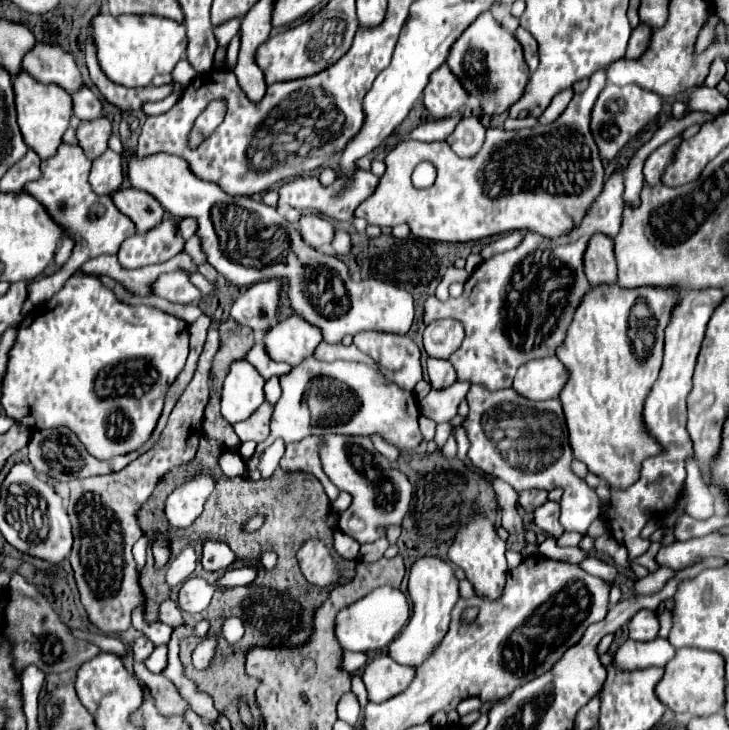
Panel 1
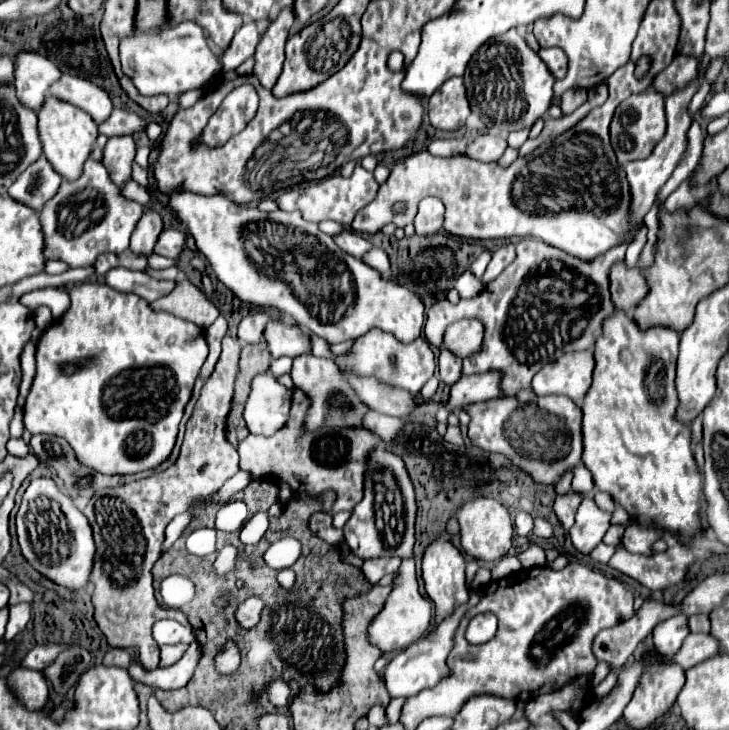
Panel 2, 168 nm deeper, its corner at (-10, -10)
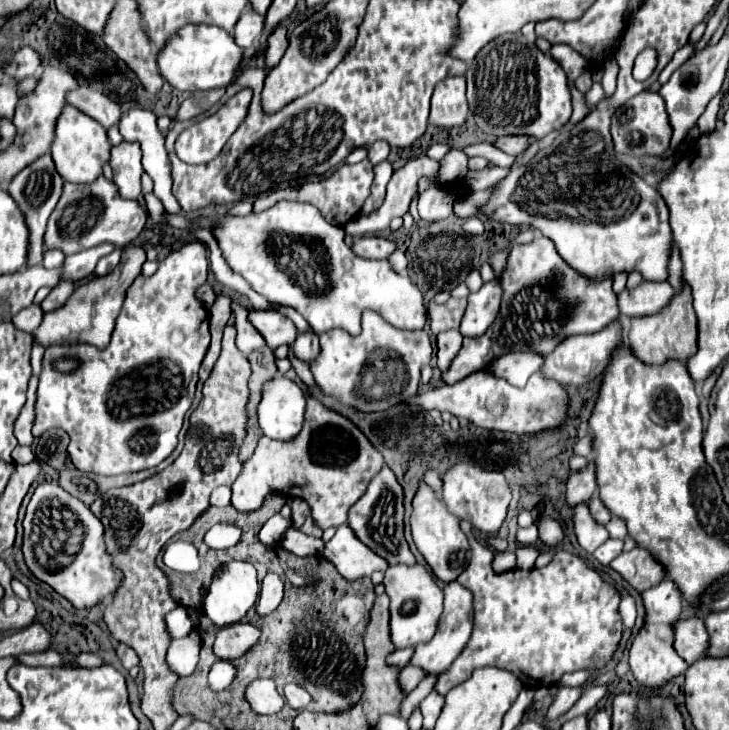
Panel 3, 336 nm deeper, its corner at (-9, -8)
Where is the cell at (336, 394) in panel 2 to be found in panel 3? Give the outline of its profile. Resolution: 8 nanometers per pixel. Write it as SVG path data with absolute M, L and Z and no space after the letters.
M313 331L297 333L297 341L293 343L295 355L307 363L311 363L319 355L319 337Z

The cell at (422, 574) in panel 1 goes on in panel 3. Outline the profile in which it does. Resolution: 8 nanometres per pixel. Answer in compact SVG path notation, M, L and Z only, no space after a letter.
M419 481L417 493L415 493L411 505L413 505L413 513L411 513L411 537L413 537L415 547L425 557L427 565L433 569L433 573L435 573L435 577L439 581L449 583L449 581L457 579L465 571L465 567L469 565L469 561L471 561L469 539L461 531L459 519L447 511L447 507L443 505L443 501L437 499L437 495L433 493L433 489L425 481Z

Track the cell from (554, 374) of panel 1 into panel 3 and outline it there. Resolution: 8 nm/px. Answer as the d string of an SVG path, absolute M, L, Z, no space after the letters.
M613 321L613 325L601 329L599 333L567 337L565 341L561 341L561 345L557 345L557 349L553 349L553 353L547 355L541 371L545 377L555 379L557 383L583 385L607 369L607 365L619 345L623 345L623 329L617 321Z

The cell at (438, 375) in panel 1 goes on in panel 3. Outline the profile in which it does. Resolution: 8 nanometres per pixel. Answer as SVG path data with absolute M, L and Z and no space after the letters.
M451 329L445 333L437 335L437 365L441 371L445 371L449 367L449 363L453 361L453 357L459 353L461 349L461 341L463 335L459 329Z

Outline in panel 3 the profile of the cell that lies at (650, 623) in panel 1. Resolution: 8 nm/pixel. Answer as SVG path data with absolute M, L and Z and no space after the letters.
M691 617L691 619L681 619L675 625L675 649L677 653L687 661L695 663L697 659L705 657L707 647L709 647L709 637L703 619Z

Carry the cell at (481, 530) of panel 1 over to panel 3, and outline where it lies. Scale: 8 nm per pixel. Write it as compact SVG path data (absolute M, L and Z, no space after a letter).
M459 461L443 473L441 481L443 481L443 501L449 513L457 515L459 519L469 519L473 527L481 529L487 535L493 535L499 531L511 501L511 489L503 473L487 471L471 461Z

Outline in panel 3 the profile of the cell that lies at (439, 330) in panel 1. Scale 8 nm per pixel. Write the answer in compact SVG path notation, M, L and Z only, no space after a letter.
M499 279L483 283L483 287L477 293L469 295L469 305L459 327L463 337L479 337L487 331L487 327L493 323L493 319L499 313L501 297L503 289Z

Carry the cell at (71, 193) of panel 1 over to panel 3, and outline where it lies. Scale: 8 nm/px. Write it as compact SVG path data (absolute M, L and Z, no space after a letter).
M99 177L91 185L65 183L63 195L47 223L45 245L47 249L61 249L65 255L73 255L73 253L97 247L101 243L125 247L127 243L139 237L139 233L145 227L145 221L147 221L147 215L141 209L139 201L123 199L117 193L117 187L109 183L105 177Z

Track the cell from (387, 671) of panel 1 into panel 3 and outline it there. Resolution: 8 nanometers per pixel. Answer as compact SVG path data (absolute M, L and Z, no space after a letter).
M449 581L445 585L445 601L443 601L443 613L439 619L439 629L431 641L415 647L411 665L417 665L427 673L437 673L437 675L443 673L455 661L461 649L465 649L471 633L473 633L473 593L469 593L469 589L465 589L457 581Z

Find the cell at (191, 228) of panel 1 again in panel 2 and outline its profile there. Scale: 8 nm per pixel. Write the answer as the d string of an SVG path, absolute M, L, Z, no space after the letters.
M166 229L160 235L160 239L158 239L156 247L154 247L154 253L164 255L164 257L170 257L170 259L176 259L184 251L184 245L186 245L186 231Z

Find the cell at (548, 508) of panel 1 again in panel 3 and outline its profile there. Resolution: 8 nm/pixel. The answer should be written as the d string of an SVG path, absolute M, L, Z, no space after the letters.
M591 459L585 469L571 473L567 481L567 501L569 505L579 505L583 501L589 501L595 491L597 491L597 479L595 479L595 465Z

